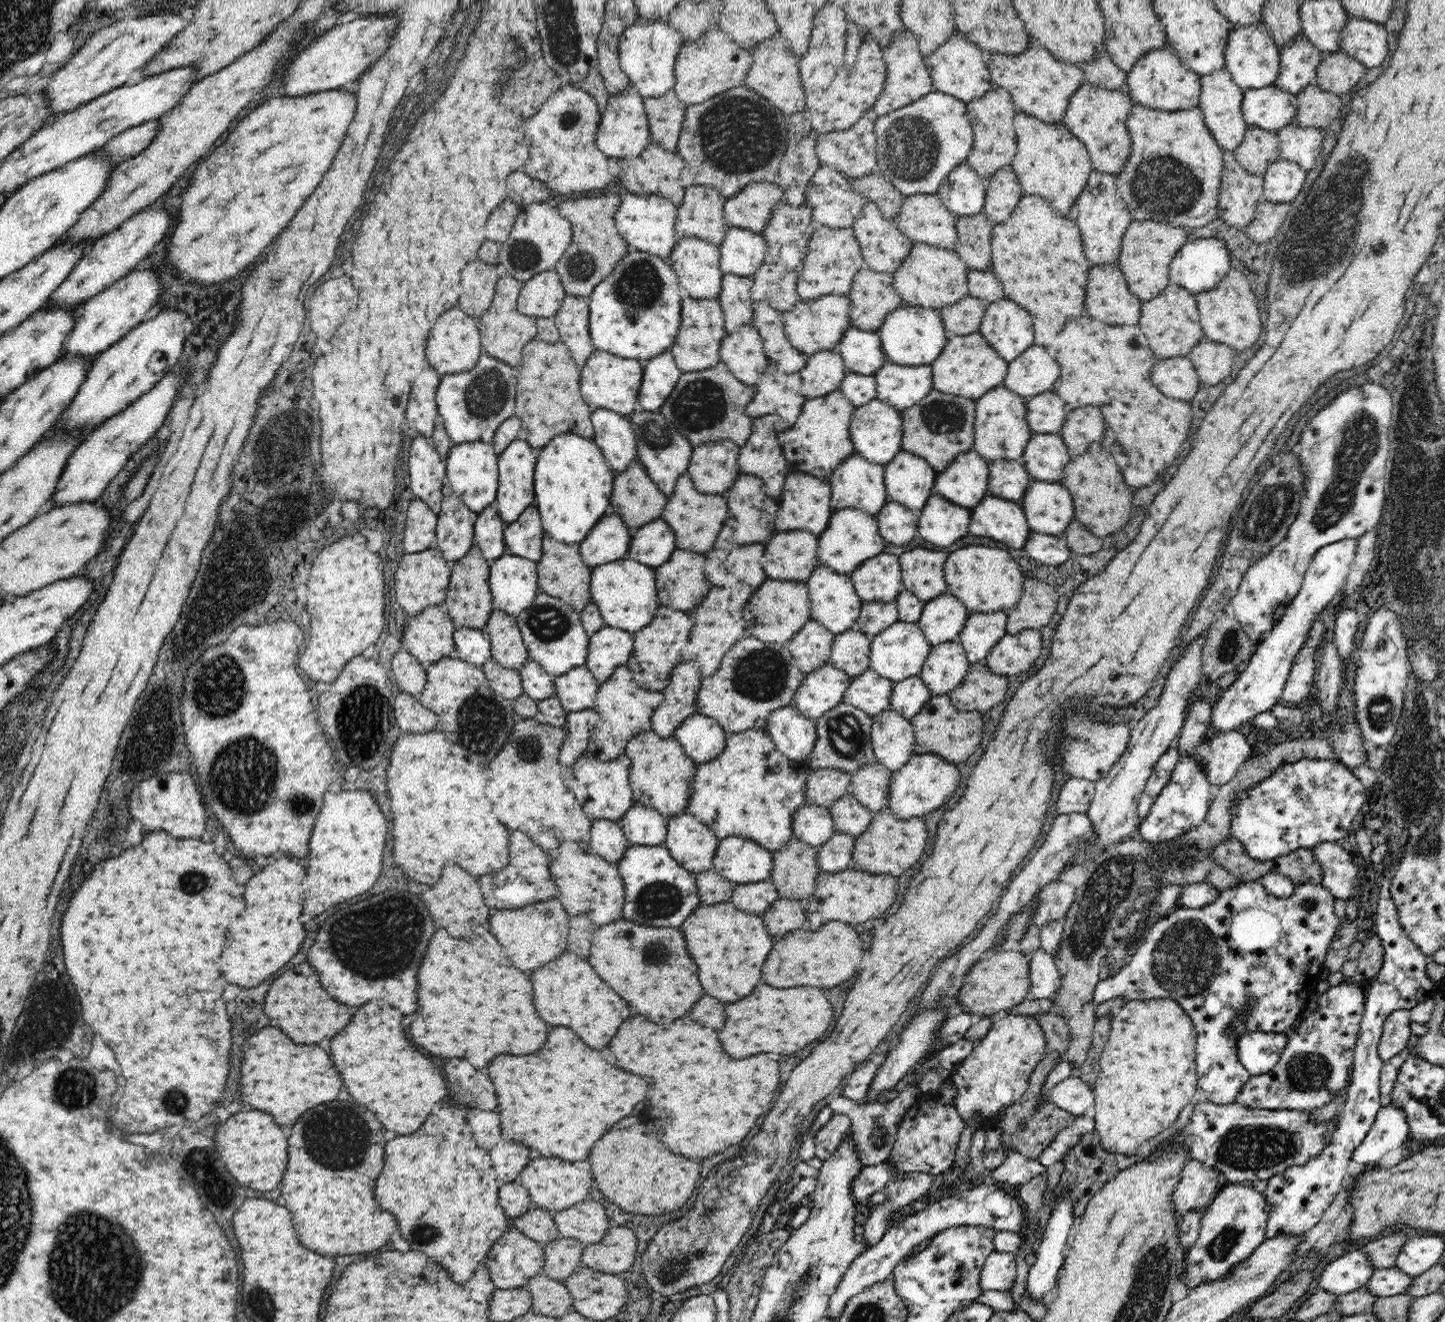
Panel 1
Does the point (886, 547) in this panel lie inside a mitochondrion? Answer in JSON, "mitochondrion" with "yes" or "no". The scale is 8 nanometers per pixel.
{"mitochondrion":"no"}

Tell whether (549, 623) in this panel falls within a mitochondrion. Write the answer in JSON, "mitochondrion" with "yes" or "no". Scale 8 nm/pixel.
{"mitochondrion":"yes"}

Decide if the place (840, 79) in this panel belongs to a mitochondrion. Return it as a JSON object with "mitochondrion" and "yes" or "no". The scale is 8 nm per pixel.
{"mitochondrion":"no"}

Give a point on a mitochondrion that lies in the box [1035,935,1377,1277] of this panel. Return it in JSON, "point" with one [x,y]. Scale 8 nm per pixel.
{"point":[1254,1147]}

